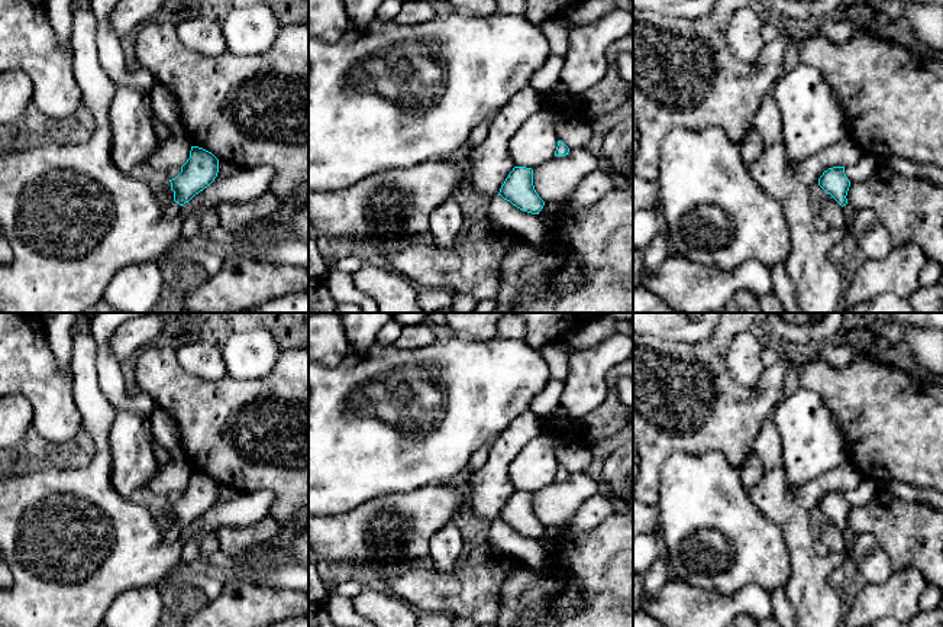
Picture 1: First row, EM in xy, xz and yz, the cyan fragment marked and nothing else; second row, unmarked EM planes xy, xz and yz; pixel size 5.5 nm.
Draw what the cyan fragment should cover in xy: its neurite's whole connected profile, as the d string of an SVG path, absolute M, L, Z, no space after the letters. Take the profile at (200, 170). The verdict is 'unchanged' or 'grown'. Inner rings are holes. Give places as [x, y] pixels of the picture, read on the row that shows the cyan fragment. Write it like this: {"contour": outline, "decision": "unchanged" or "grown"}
{"contour": "M191 146L190 158L181 172L169 180L174 201L180 206L188 203L196 194L207 188L219 172L219 159L209 151Z", "decision": "unchanged"}

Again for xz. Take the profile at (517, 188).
{"contour": "M526 167L513 168L501 185L498 195L532 214L539 214L545 206L545 201L539 197L533 185L533 169Z", "decision": "unchanged"}

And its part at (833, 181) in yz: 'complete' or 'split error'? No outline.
complete

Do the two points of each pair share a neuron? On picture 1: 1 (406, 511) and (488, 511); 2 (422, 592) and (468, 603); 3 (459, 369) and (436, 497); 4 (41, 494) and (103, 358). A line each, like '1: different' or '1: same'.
1: different
2: same
3: different
4: different

